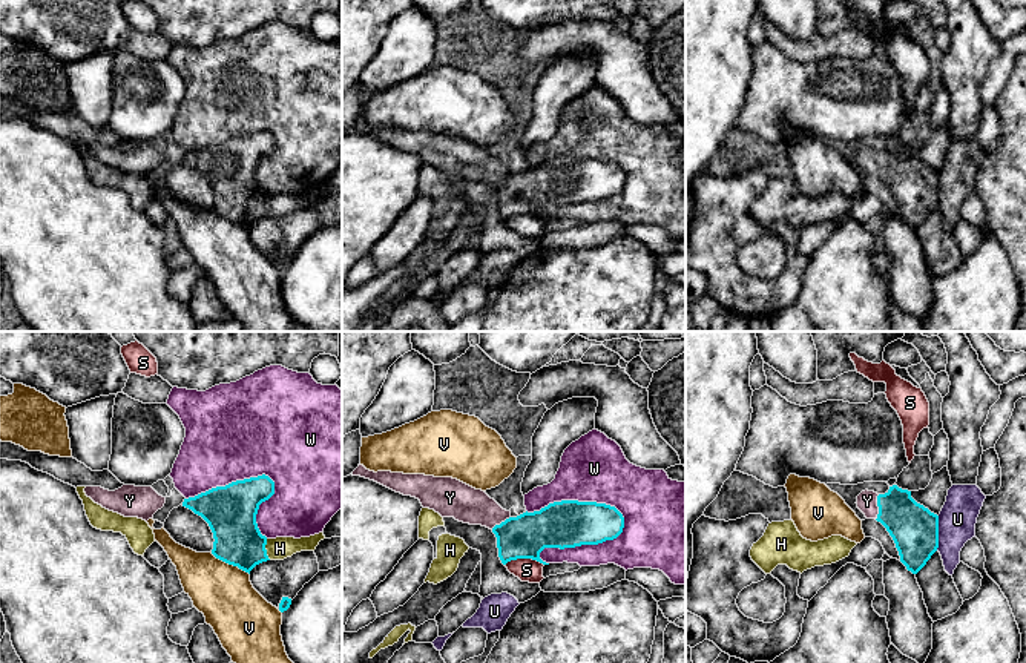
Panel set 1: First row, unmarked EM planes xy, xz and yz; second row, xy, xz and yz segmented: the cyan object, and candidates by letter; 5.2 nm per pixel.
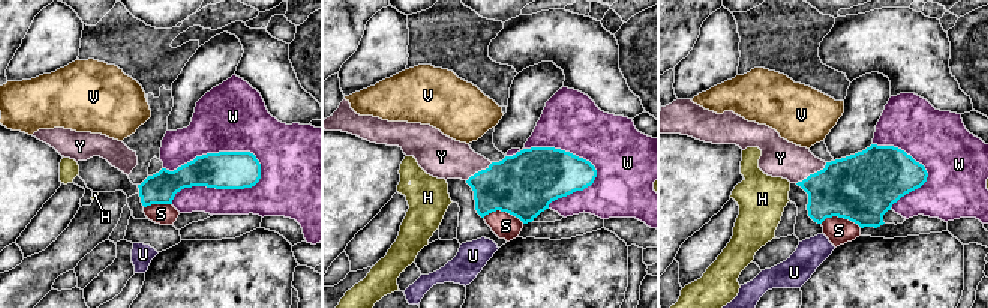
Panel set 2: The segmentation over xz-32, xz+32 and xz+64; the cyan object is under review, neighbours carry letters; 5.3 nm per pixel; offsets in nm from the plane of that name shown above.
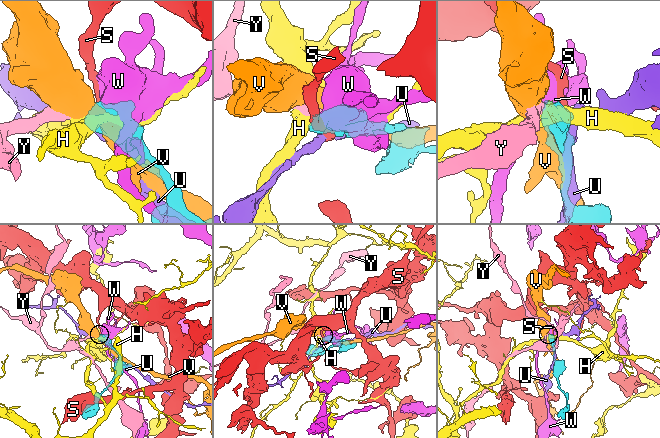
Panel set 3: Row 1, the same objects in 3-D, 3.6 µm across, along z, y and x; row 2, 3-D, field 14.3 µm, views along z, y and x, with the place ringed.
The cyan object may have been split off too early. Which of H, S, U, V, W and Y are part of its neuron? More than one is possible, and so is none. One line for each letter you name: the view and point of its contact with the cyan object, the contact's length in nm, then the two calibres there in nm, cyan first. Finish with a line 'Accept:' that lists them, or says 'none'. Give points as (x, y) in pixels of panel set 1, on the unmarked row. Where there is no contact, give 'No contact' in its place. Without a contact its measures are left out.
Y: Touches cyan at yz (878, 161). Shared border 140 nm. Thickness 260 nm (cyan) against 110 nm
Accept: Y

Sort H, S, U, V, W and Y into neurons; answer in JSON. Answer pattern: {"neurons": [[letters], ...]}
{"neurons": [["H"], ["S"], ["U"], ["V"], ["W"], ["Y"]]}

